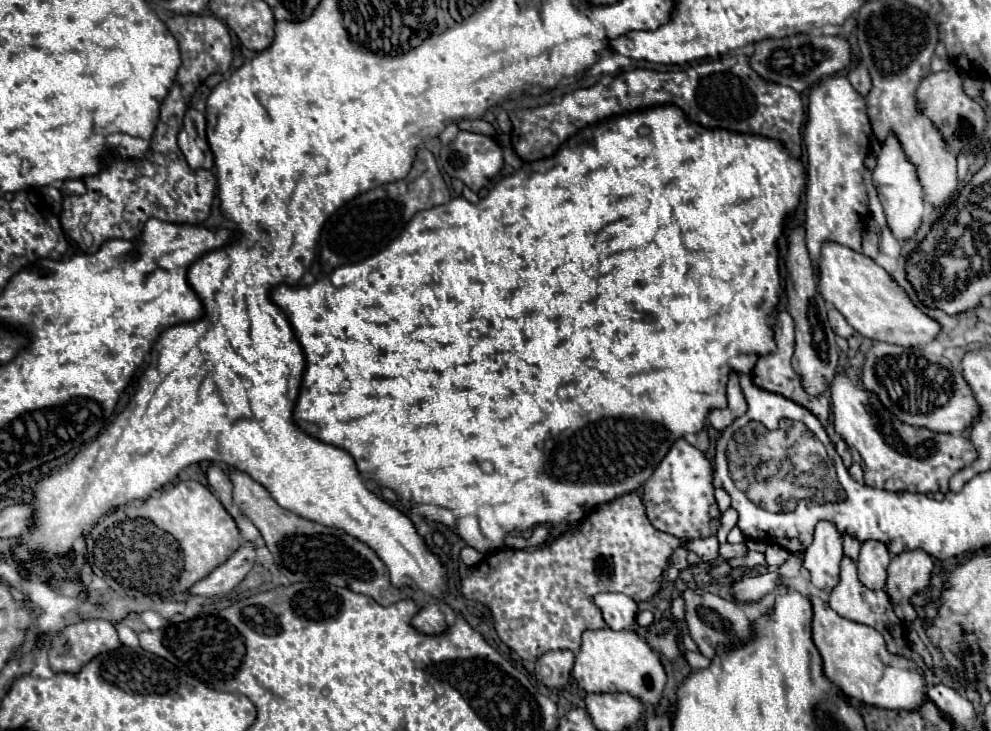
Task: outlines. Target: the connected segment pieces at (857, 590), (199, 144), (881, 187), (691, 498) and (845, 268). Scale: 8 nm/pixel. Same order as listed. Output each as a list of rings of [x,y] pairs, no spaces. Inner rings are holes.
[[[844,556],[842,560],[842,566],[840,566],[840,582],[832,588],[830,592],[830,608],[834,612],[838,612],[842,618],[846,620],[852,620],[852,622],[860,622],[860,624],[866,624],[866,626],[872,626],[876,628],[884,638],[886,638],[886,644],[888,644],[888,650],[894,652],[894,654],[904,654],[908,650],[908,644],[906,644],[906,630],[904,630],[904,624],[902,620],[894,614],[892,610],[892,604],[888,600],[888,594],[884,590],[870,590],[870,588],[864,588],[864,584],[860,584],[858,580],[858,574],[856,574],[856,562],[854,560],[848,560],[848,556]]]
[[[186,118],[182,122],[182,130],[178,134],[178,146],[182,150],[182,154],[186,156],[190,168],[210,168],[212,166],[212,158],[208,160],[208,142],[206,138],[202,138],[198,132],[196,132],[196,126],[194,126],[194,120]]]
[[[888,134],[886,140],[882,142],[882,150],[876,158],[876,168],[872,172],[872,182],[878,190],[880,202],[884,206],[886,212],[886,222],[892,230],[892,234],[898,240],[908,240],[916,234],[916,230],[920,228],[922,222],[922,214],[924,214],[924,190],[918,182],[916,176],[916,166],[906,158],[898,138],[894,134]]]
[[[684,438],[672,444],[668,456],[664,456],[664,460],[656,466],[656,472],[646,480],[642,500],[652,526],[680,538],[684,544],[696,538],[714,536],[720,526],[720,512],[712,486],[712,464]]]
[[[836,242],[822,244],[816,290],[846,318],[856,332],[870,340],[876,338],[880,342],[900,346],[924,346],[932,342],[940,330],[938,322],[922,314],[884,268],[880,268],[872,258]]]

